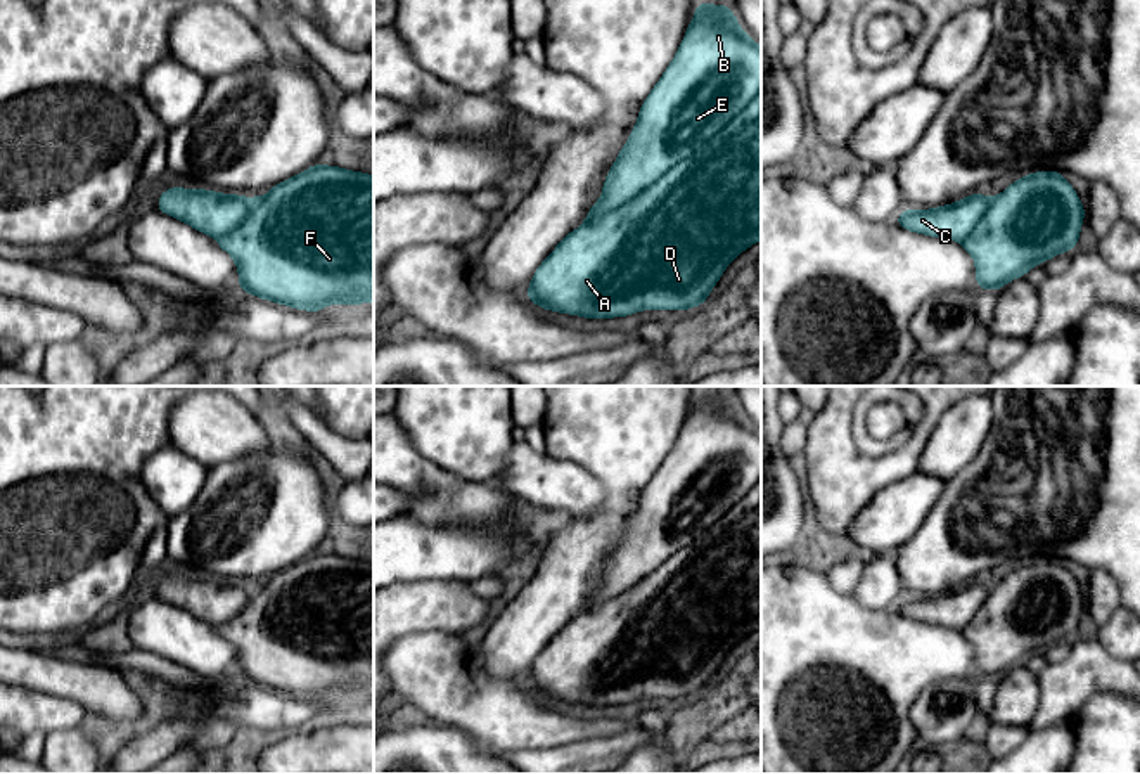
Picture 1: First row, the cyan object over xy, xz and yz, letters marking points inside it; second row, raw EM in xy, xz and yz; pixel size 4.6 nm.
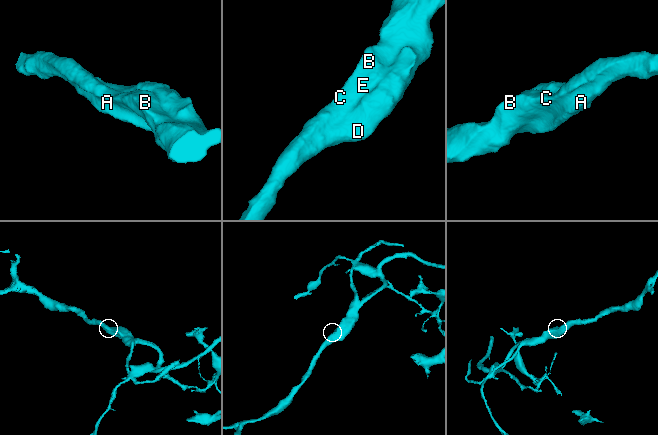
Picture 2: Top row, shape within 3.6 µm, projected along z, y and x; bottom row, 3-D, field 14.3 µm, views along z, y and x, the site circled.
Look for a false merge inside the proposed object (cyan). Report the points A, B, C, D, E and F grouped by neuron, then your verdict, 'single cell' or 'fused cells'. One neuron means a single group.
groups A B C D E F; single cell

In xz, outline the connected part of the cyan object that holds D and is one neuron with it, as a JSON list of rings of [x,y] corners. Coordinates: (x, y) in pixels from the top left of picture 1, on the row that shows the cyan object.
[[[702,2],[694,12],[676,55],[644,100],[637,125],[605,177],[600,199],[588,210],[585,223],[569,232],[541,261],[526,296],[543,310],[585,319],[626,317],[642,310],[688,310],[702,305],[725,268],[758,241],[761,241],[761,47],[740,28],[727,2],[723,7]]]

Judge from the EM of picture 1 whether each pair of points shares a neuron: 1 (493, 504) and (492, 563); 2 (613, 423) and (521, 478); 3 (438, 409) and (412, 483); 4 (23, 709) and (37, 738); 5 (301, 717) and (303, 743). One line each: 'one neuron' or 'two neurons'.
1: two neurons
2: two neurons
3: two neurons
4: two neurons
5: two neurons

